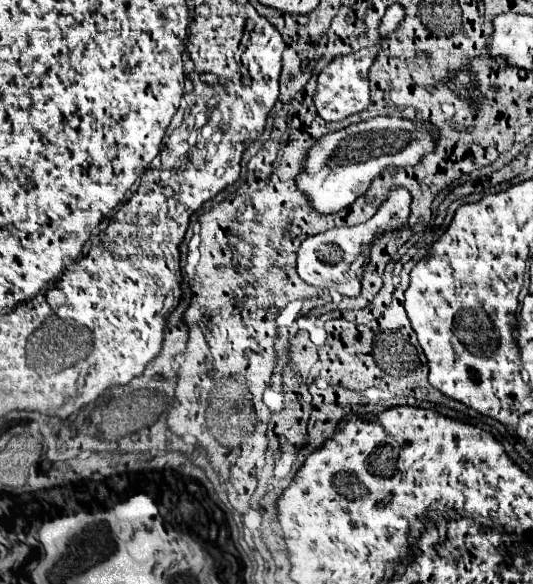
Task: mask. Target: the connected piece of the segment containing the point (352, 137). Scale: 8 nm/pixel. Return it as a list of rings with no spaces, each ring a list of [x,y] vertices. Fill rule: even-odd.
[[[374,117],[348,125],[342,131],[322,137],[310,151],[304,171],[298,175],[298,189],[308,197],[318,213],[336,213],[352,205],[368,191],[372,181],[388,169],[416,167],[424,155],[436,149],[440,129],[432,123],[416,123],[406,117]]]

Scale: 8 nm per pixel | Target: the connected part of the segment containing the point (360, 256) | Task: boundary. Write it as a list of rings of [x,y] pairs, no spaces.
[[[394,189],[394,191],[390,191],[390,205],[384,203],[368,223],[354,225],[354,227],[336,227],[336,229],[308,237],[298,249],[300,279],[318,289],[336,291],[346,297],[358,297],[360,289],[362,289],[364,271],[370,263],[372,243],[386,229],[400,229],[408,221],[410,203],[412,203],[412,195],[406,189]]]

